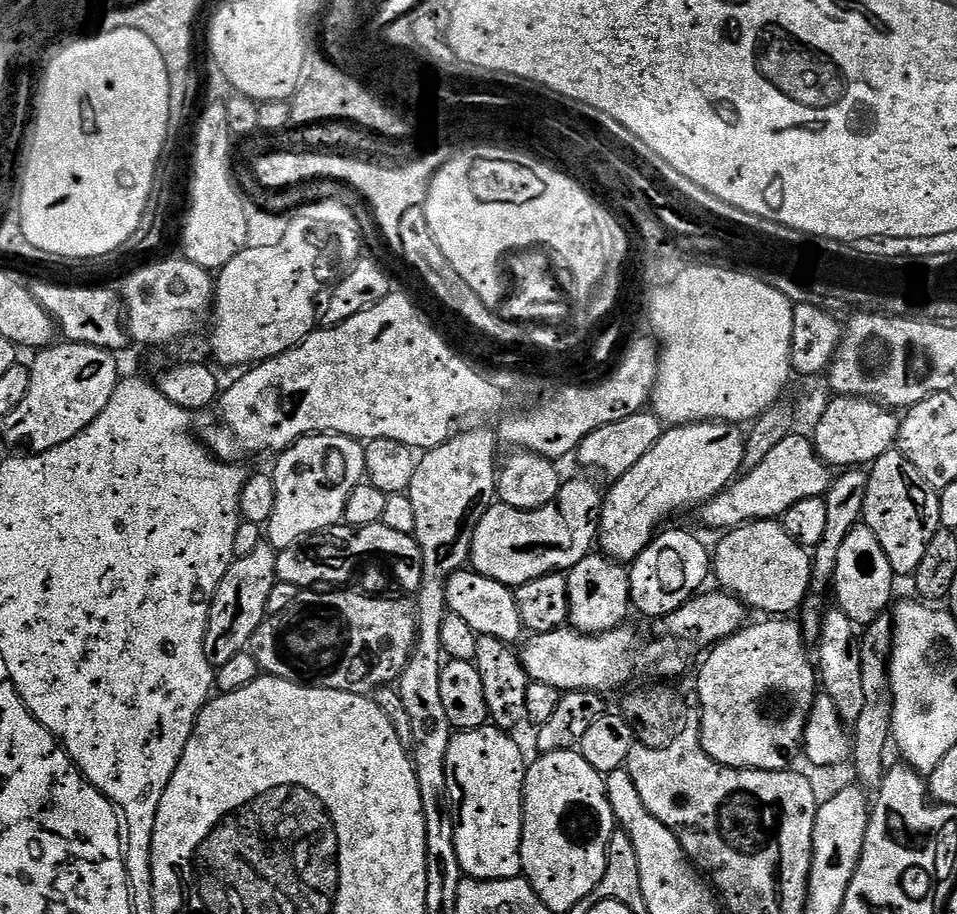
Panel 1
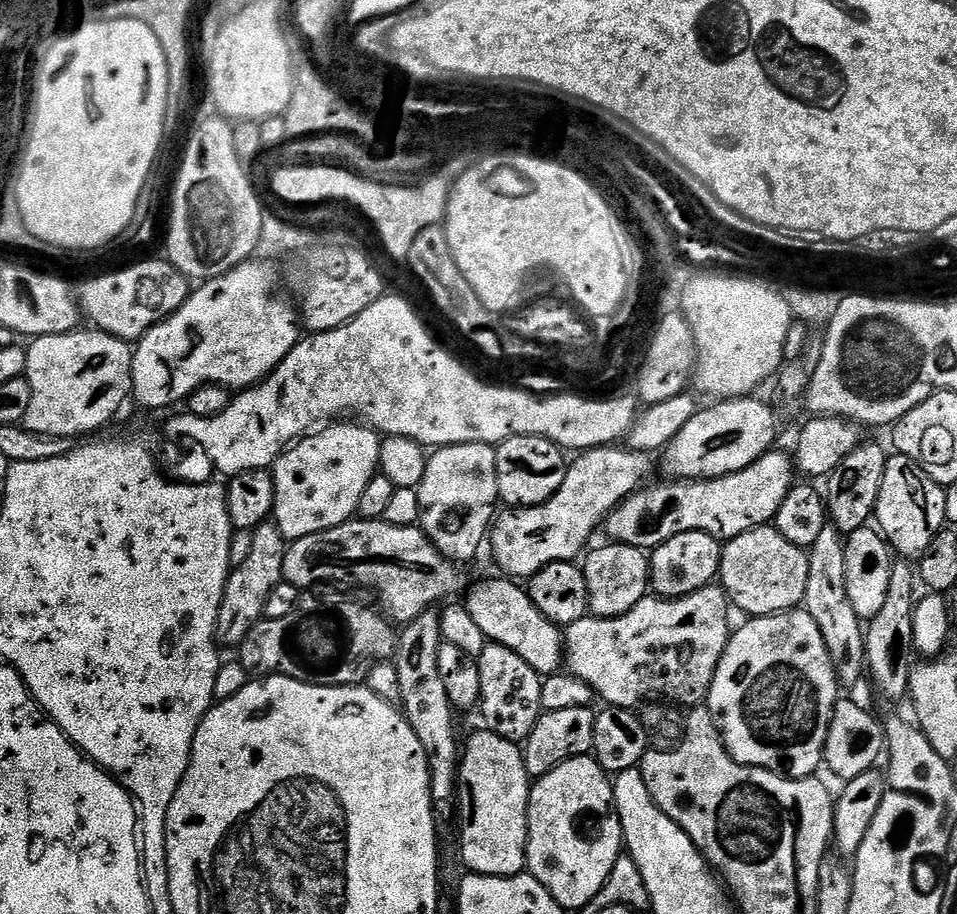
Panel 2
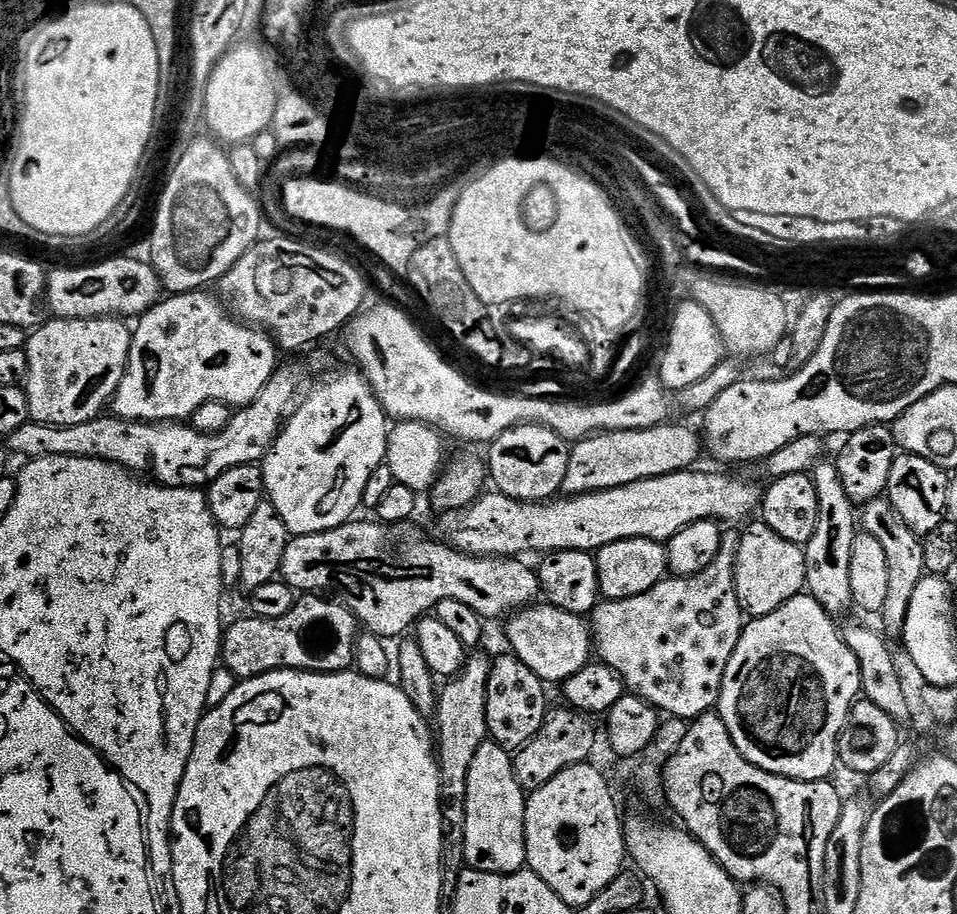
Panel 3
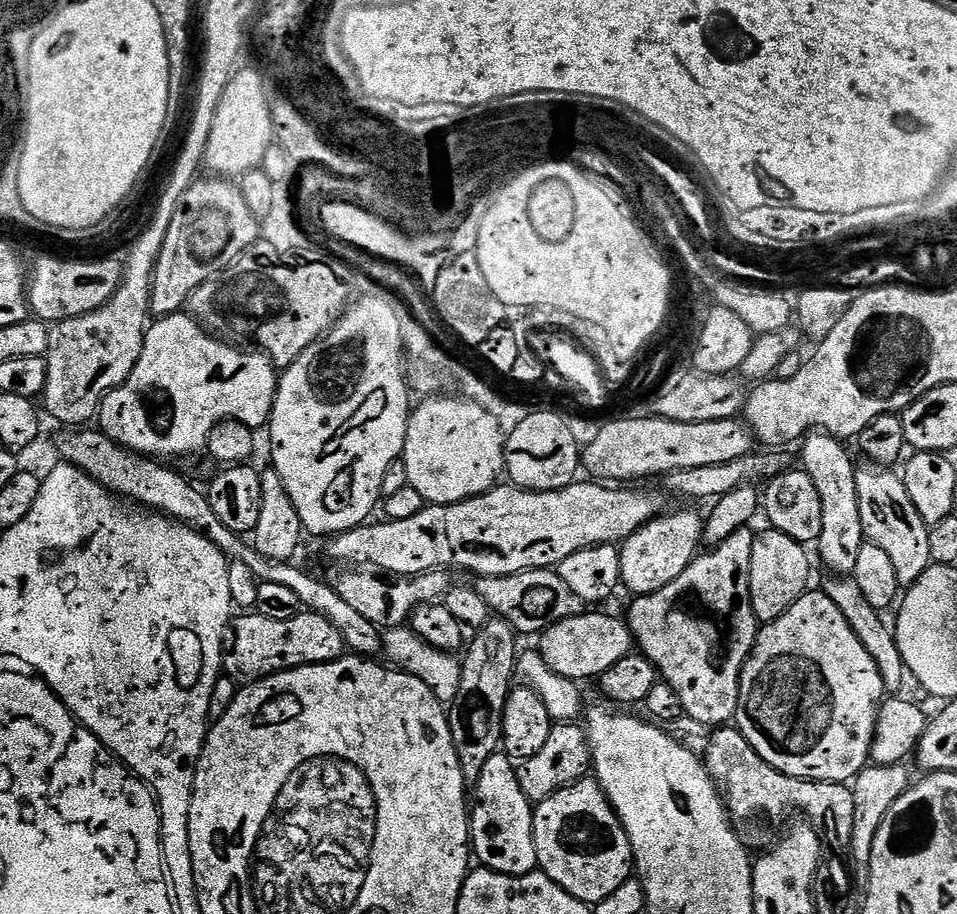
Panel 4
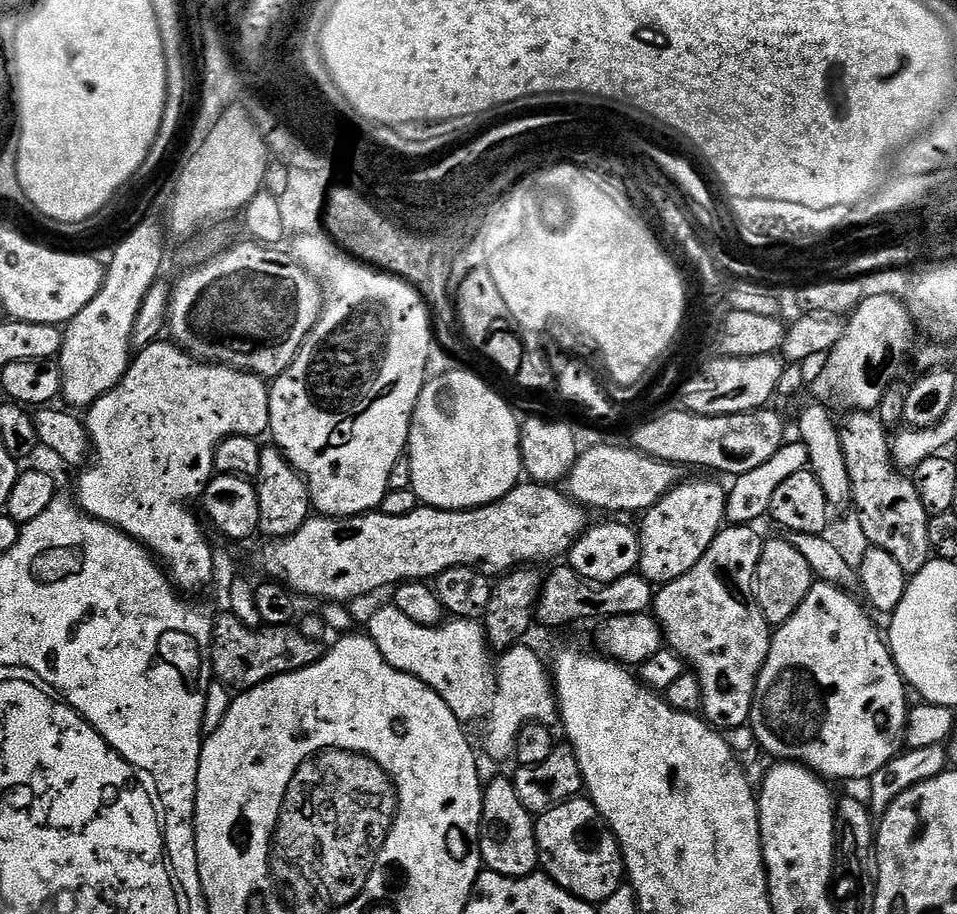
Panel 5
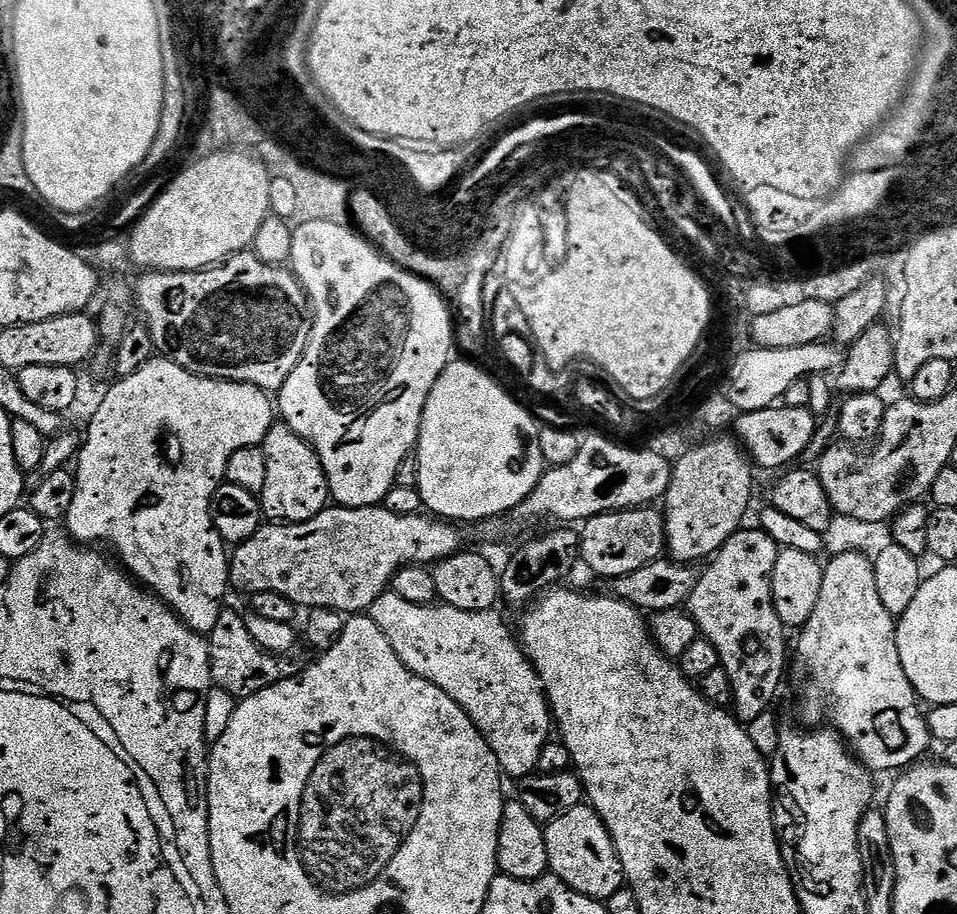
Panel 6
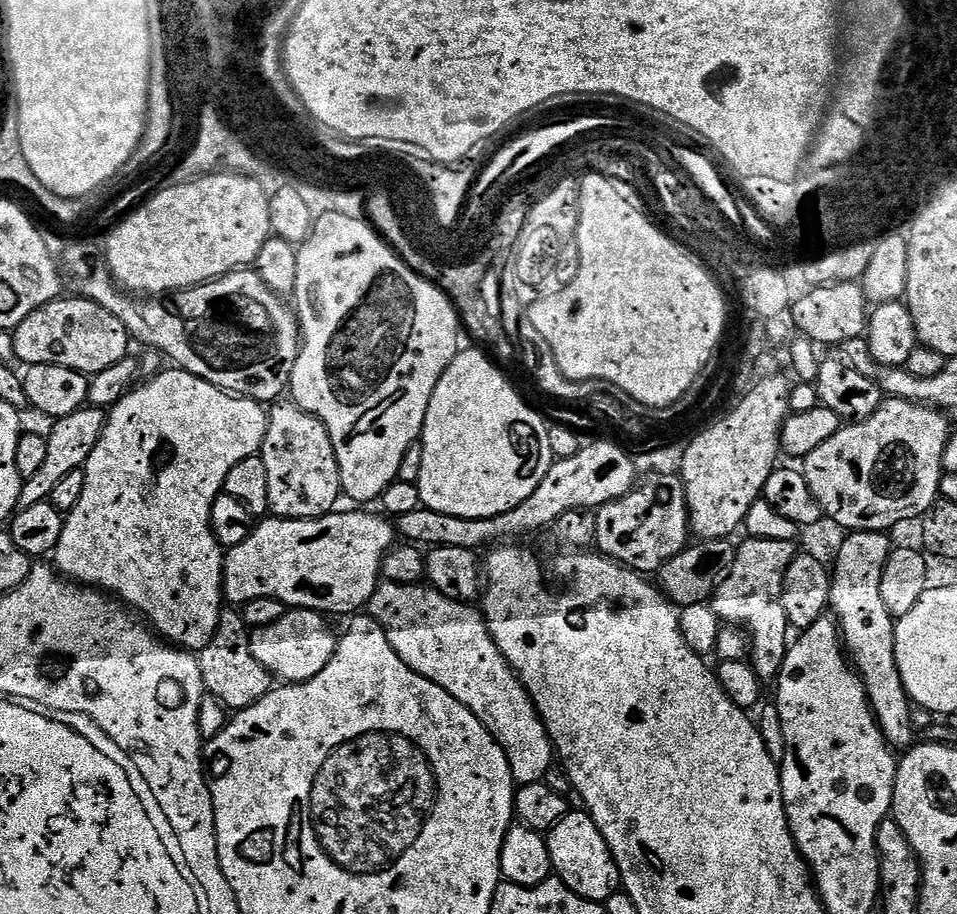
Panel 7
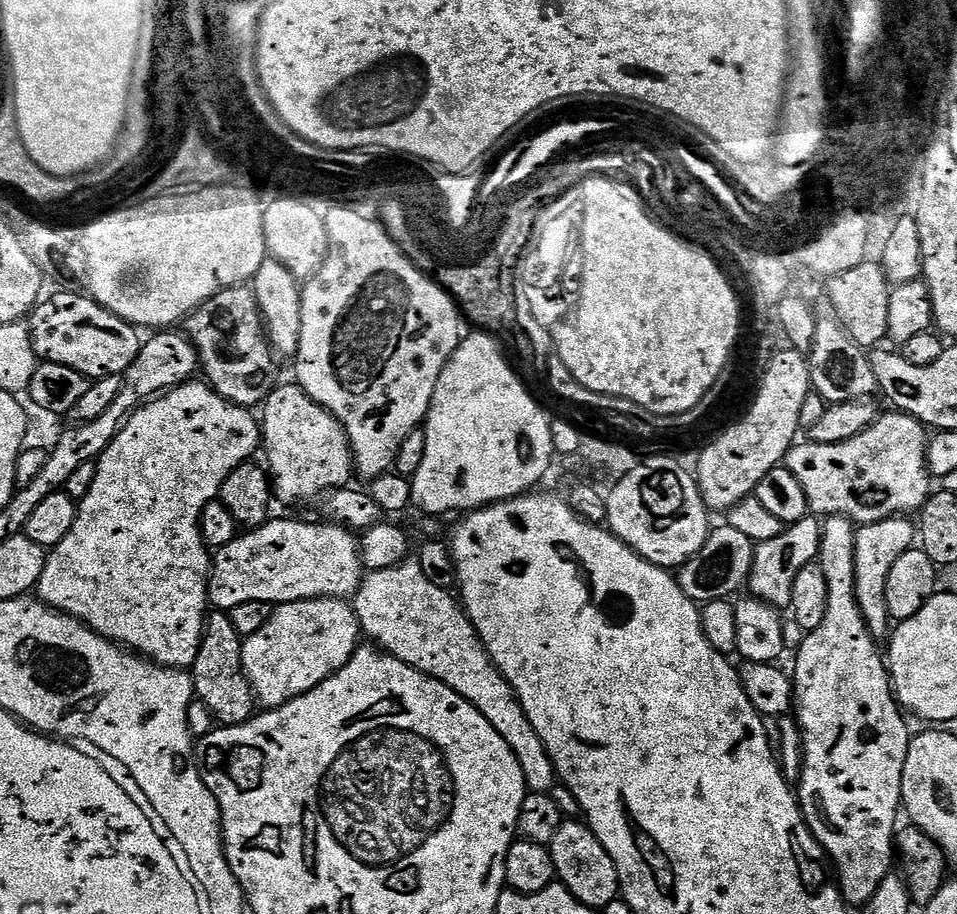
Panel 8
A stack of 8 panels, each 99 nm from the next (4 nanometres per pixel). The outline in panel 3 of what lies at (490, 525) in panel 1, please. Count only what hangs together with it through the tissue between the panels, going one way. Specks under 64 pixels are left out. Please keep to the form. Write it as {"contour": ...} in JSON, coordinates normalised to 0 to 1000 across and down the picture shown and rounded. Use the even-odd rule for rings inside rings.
{"contour":[[[699,462],[679,470],[666,473],[632,473],[617,477],[597,487],[598,500],[589,524],[588,537],[594,540],[632,538],[658,527],[671,527],[675,523],[688,523],[692,519],[718,516],[734,499],[734,481],[719,468]]]}

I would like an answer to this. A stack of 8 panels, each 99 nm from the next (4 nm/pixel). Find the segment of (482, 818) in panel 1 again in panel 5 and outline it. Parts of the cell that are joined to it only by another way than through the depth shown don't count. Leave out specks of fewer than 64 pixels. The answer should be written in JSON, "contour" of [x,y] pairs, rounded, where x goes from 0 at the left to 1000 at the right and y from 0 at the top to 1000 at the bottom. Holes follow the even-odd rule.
{"contour":[[[534,852],[509,854],[506,898],[502,905],[502,940],[509,953],[526,958],[556,958],[565,949],[558,894],[545,882]]]}

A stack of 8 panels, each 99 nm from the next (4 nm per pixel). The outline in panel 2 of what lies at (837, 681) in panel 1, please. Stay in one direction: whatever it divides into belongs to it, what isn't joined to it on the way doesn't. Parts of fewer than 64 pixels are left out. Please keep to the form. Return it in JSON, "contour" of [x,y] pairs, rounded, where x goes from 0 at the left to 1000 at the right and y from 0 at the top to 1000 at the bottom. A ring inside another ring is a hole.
{"contour":[[[864,575],[855,584],[855,593],[843,601],[846,626],[842,632],[842,650],[839,668],[855,681],[855,689],[859,689],[859,698],[863,702],[863,711],[874,730],[874,741],[879,749],[894,748],[902,739],[905,723],[903,720],[903,694],[901,679],[892,672],[892,663],[888,663],[888,654],[884,650],[884,611],[882,609],[883,588],[873,578]]]}

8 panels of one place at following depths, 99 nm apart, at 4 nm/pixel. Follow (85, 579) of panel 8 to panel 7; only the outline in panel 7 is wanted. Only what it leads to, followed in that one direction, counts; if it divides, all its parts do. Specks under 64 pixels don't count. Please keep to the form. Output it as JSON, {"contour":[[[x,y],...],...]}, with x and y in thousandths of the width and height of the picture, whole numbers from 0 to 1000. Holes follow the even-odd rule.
{"contour":[[[183,400],[172,402],[149,418],[152,420],[143,419],[126,438],[117,443],[112,452],[107,475],[98,492],[94,492],[94,501],[88,507],[86,545],[82,545],[82,554],[77,554],[77,558],[70,561],[65,589],[61,589],[61,597],[56,605],[56,620],[64,630],[78,638],[116,650],[126,662],[133,663],[139,671],[149,675],[177,706],[190,709],[193,713],[207,716],[215,707],[219,707],[219,698],[224,698],[228,689],[232,662],[235,660],[234,611],[236,604],[222,582],[222,555],[227,543],[234,537],[236,519],[240,519],[240,514],[245,514],[245,510],[249,510],[253,501],[261,501],[271,496],[278,479],[280,452],[273,439],[234,429],[209,411],[199,409],[191,403]]]}

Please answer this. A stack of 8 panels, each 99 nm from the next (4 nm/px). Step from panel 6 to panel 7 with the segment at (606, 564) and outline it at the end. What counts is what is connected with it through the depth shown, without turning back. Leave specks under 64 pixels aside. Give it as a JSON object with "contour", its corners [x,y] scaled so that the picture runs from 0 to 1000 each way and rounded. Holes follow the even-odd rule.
{"contour":[[[674,520],[659,538],[622,557],[622,603],[670,628],[684,628],[721,594],[719,550],[710,520]]]}

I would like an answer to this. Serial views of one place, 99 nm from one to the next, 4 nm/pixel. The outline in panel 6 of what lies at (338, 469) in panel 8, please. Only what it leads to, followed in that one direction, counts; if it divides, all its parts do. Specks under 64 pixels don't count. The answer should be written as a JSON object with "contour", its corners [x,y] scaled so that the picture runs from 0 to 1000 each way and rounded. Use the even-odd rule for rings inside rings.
{"contour":[[[296,462],[285,463],[275,487],[278,497],[278,532],[270,540],[276,568],[294,573],[318,573],[344,555],[345,544],[341,519],[332,497],[322,482],[317,481]]]}

